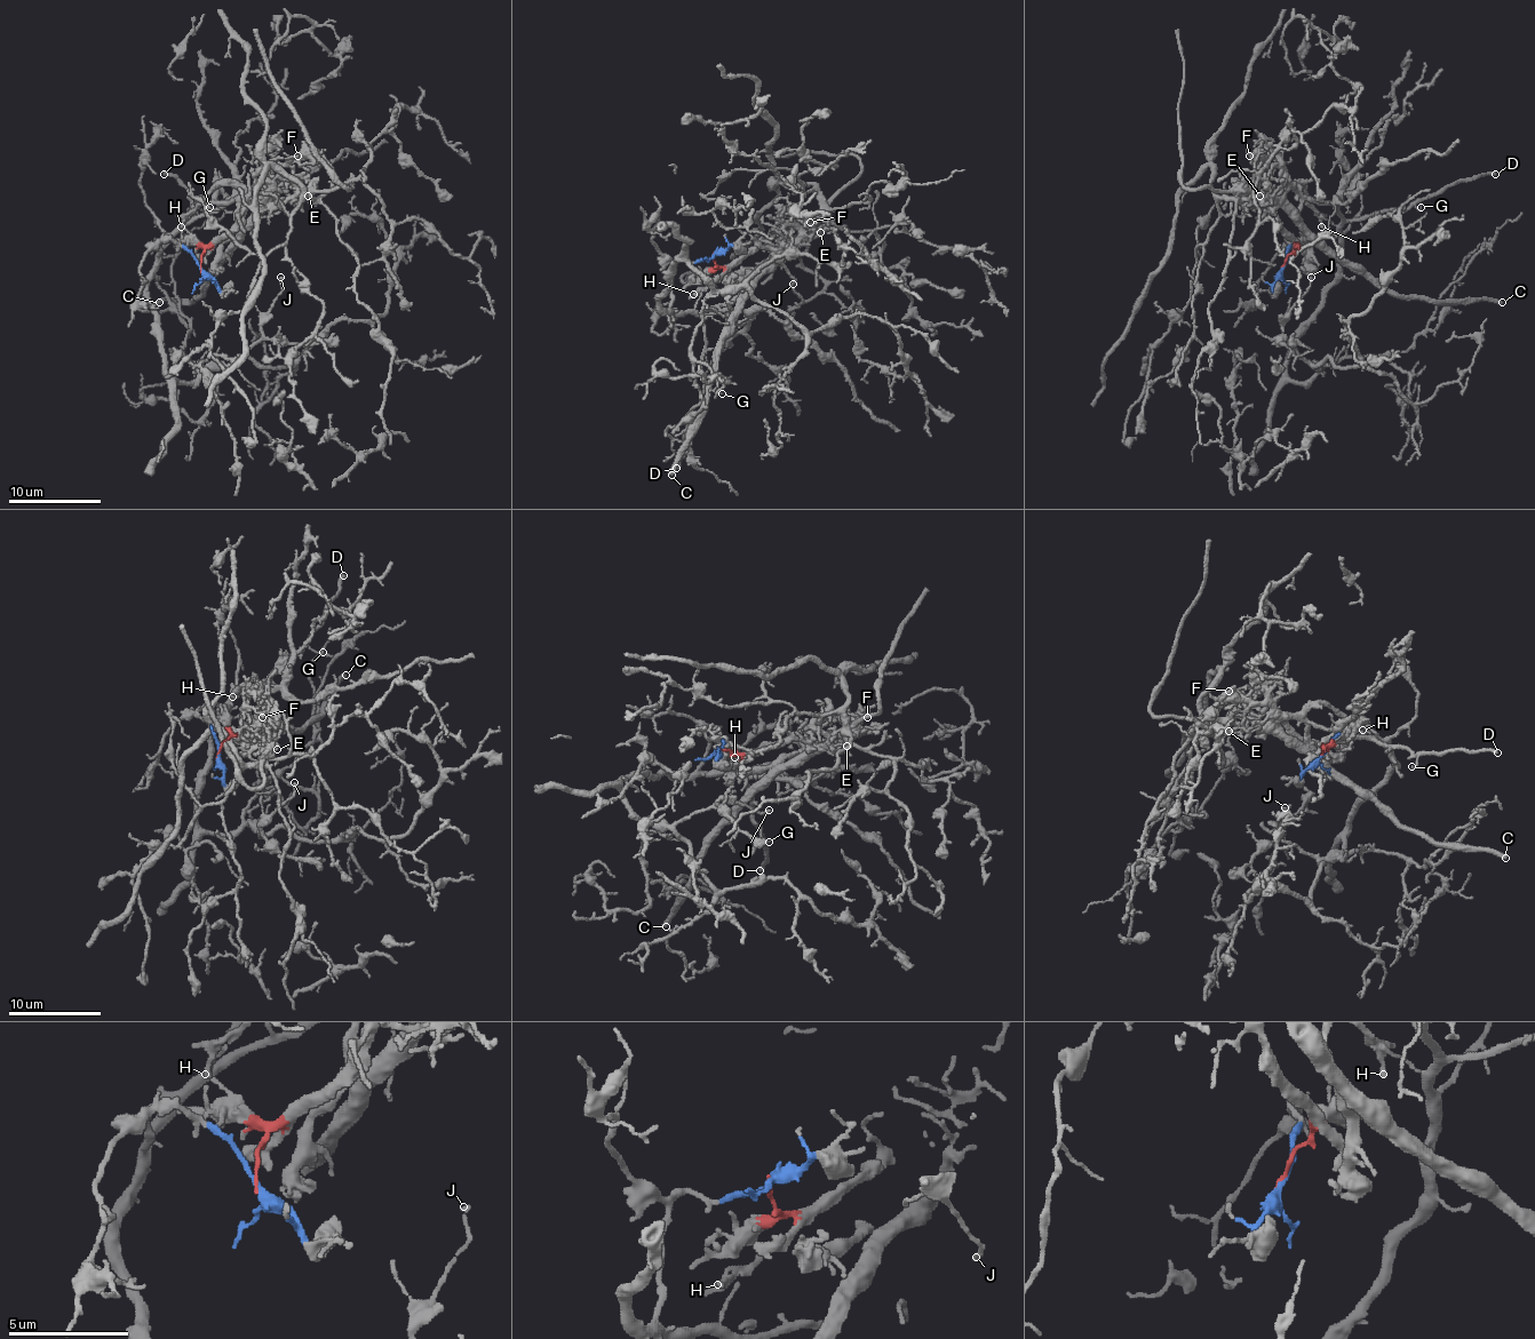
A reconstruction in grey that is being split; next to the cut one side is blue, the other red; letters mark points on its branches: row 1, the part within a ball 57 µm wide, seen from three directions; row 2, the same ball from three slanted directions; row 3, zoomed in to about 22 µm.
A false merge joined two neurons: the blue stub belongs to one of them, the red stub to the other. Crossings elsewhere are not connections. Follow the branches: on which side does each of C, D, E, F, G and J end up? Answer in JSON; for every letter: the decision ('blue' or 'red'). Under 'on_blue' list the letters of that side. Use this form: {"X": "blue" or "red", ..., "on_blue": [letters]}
{"C": "red", "D": "blue", "E": "red", "F": "red", "G": "blue", "J": "blue", "on_blue": ["D", "G", "J"]}

